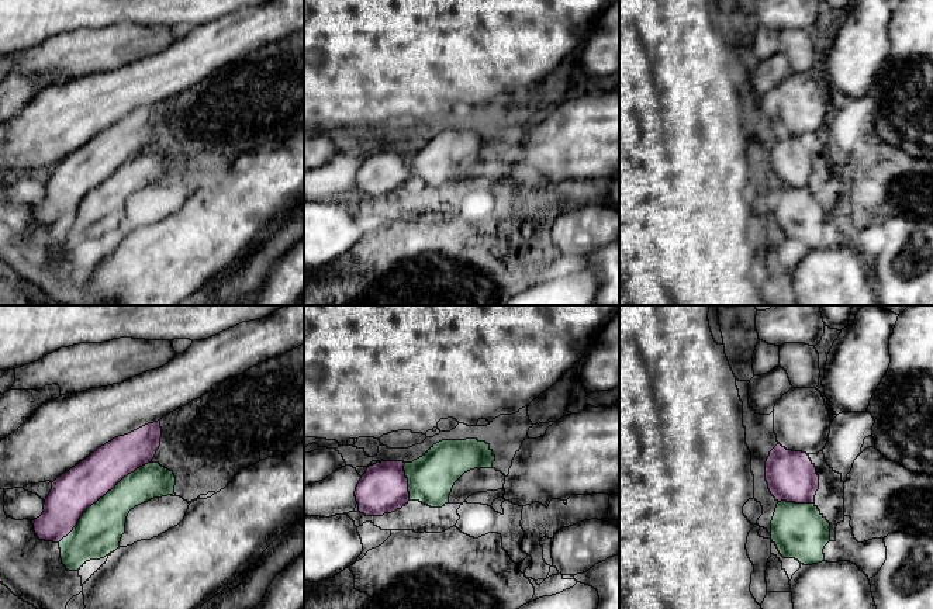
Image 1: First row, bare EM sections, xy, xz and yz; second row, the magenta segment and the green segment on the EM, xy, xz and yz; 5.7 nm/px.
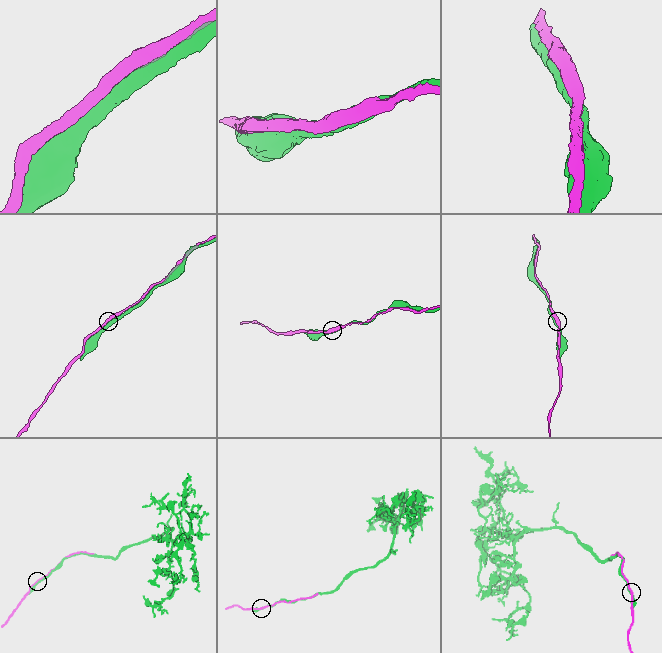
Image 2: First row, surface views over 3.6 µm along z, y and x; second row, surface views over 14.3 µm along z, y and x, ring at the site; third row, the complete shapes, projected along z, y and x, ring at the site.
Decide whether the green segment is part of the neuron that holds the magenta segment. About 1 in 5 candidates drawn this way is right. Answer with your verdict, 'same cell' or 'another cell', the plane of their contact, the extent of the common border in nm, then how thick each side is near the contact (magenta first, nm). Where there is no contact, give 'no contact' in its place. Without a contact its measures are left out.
same cell | xy | 700 nm | 240/260 nm

